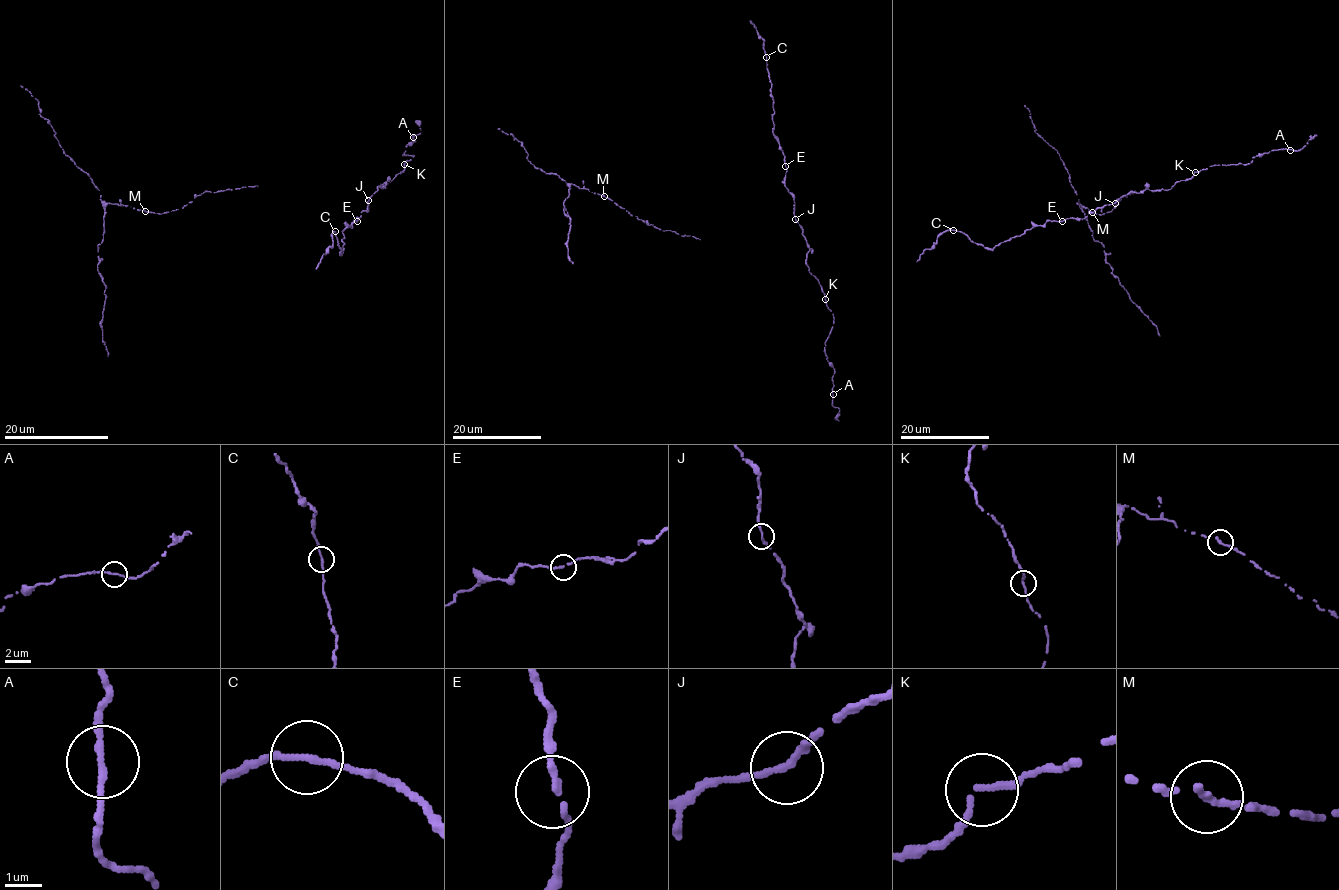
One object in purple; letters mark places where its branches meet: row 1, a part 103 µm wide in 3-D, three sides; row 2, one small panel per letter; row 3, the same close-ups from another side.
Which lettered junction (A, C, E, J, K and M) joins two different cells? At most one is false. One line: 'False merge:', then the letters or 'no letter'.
False merge: no letter

